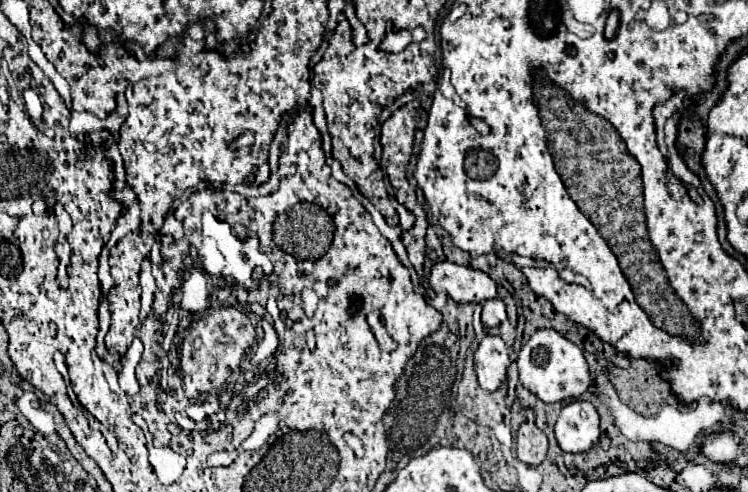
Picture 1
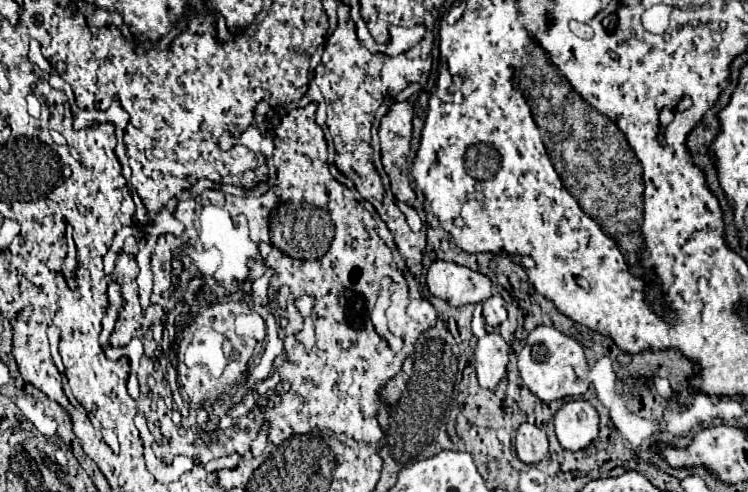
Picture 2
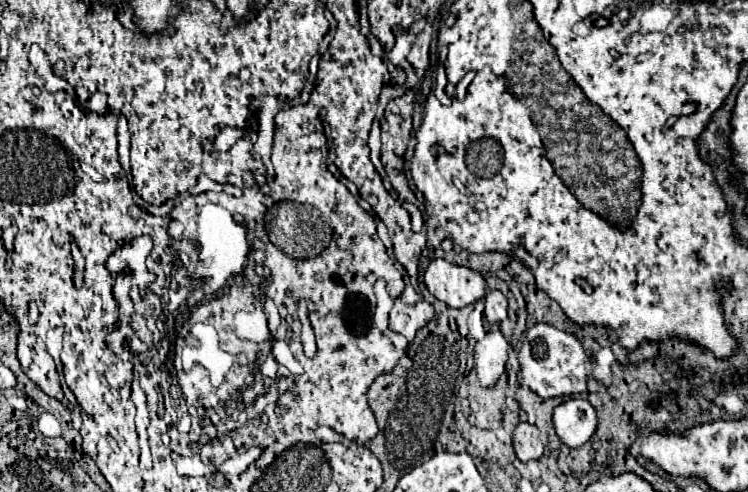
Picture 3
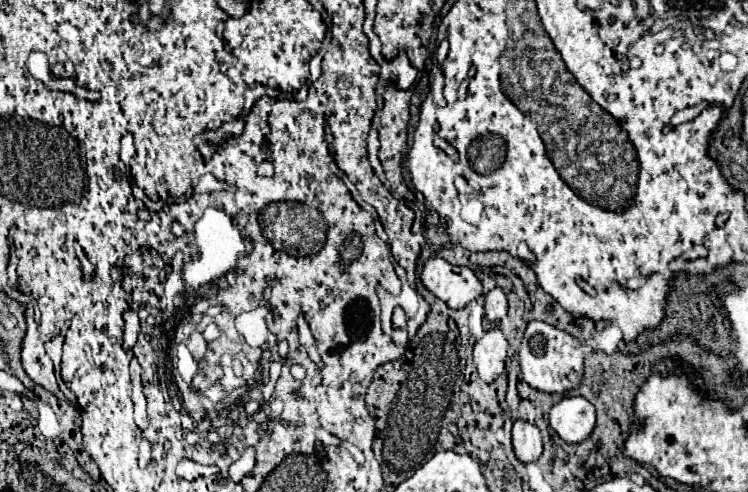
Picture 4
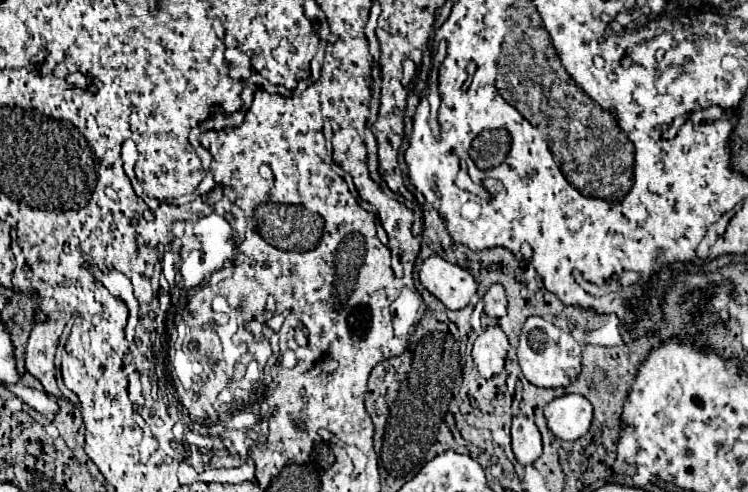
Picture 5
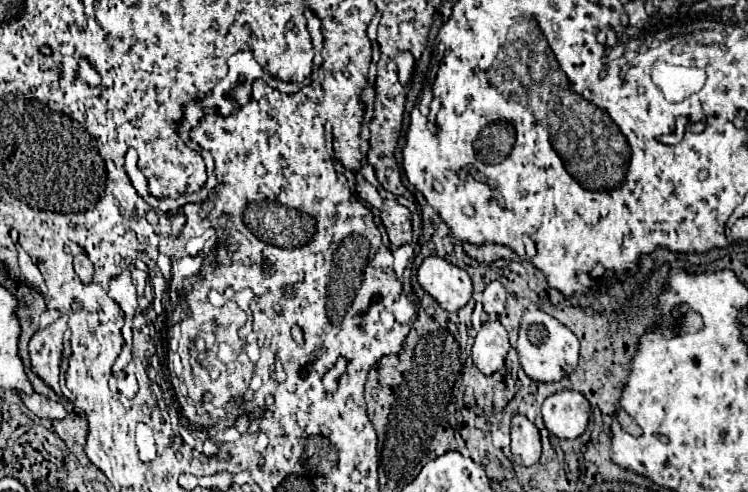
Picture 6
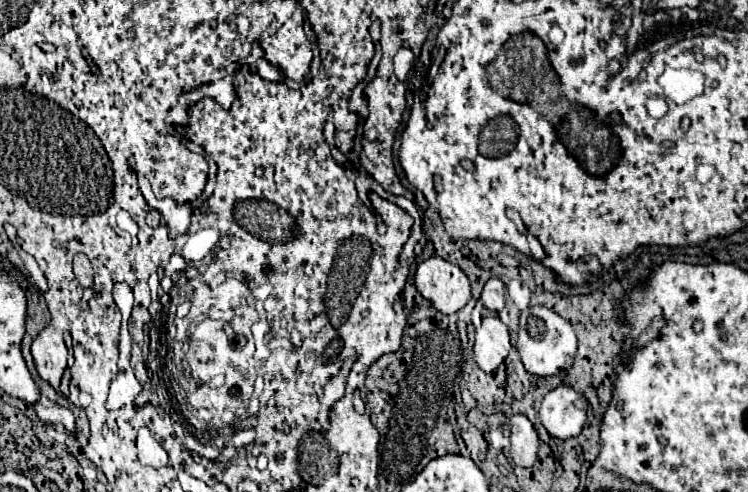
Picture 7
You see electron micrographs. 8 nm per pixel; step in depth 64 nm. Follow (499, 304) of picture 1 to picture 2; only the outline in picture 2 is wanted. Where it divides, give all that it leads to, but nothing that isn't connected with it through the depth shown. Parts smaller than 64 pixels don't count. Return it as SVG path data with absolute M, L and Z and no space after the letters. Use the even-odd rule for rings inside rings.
M494 292L488 300L484 300L484 320L488 326L494 328L506 320L506 302L498 292Z

